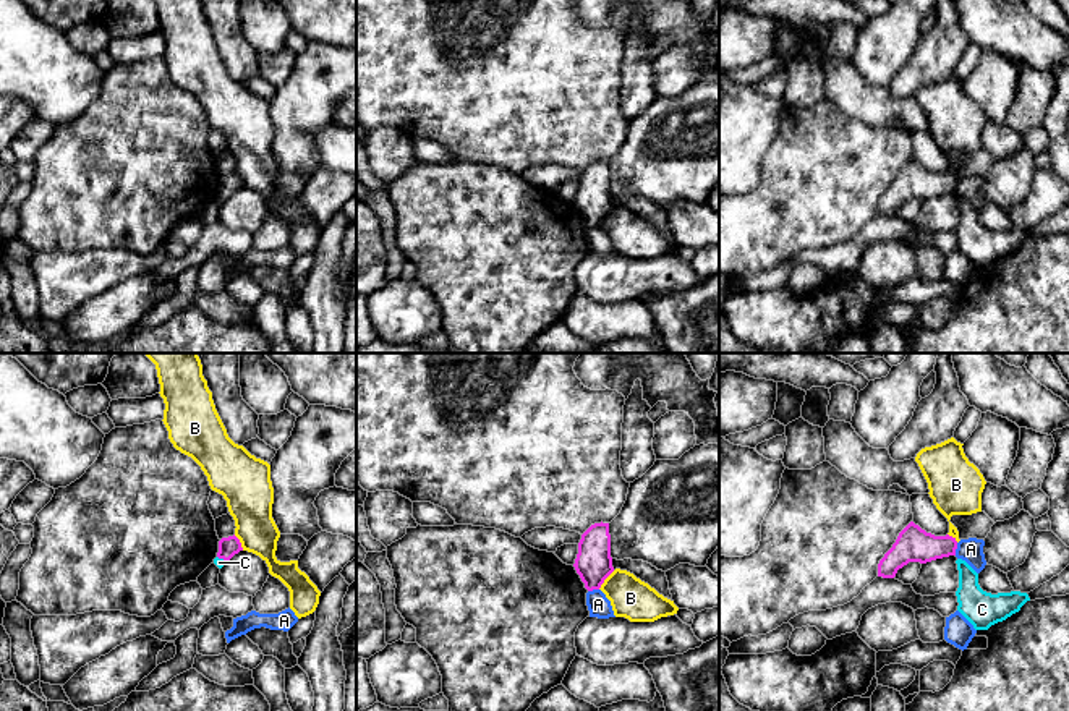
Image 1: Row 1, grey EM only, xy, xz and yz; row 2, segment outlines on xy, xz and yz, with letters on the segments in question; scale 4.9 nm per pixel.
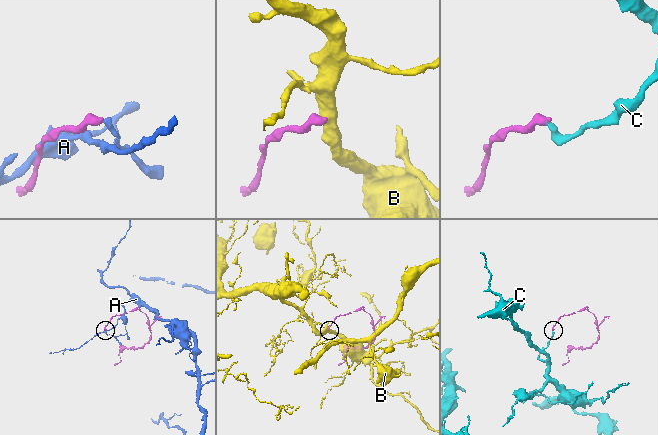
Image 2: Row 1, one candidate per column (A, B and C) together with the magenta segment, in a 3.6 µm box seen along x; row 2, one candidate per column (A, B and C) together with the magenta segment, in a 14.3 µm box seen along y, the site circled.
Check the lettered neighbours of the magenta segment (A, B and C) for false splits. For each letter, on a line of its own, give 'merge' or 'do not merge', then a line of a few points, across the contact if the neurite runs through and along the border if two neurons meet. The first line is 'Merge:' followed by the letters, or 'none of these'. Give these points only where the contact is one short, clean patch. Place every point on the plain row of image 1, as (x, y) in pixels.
Merge: C
A: do not merge; line yz (958, 180), (954, 191)
B: do not merge; line xz (614, 208), (598, 225)
C: merge; line xy (229, 183), (222, 195), (219, 200)

